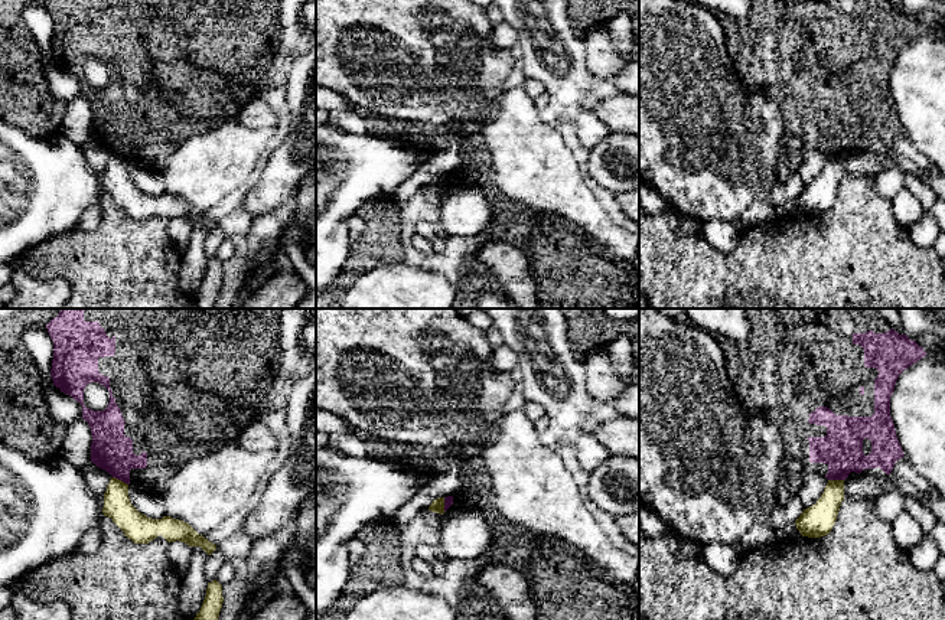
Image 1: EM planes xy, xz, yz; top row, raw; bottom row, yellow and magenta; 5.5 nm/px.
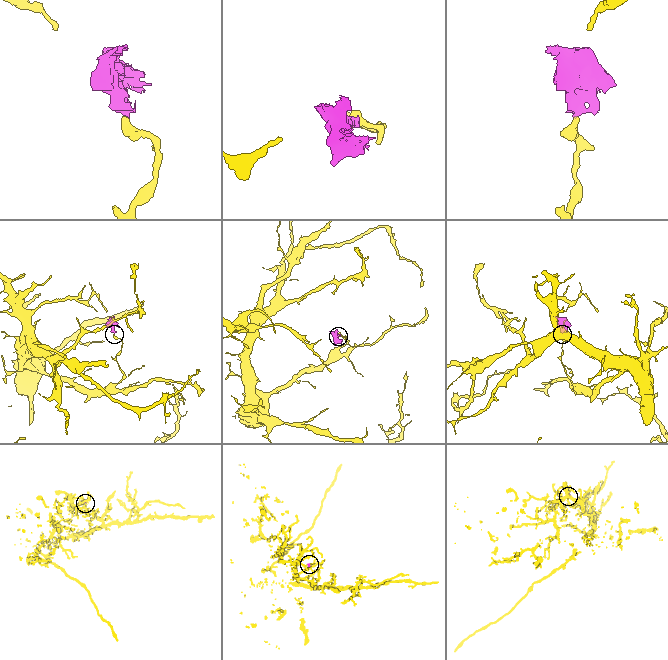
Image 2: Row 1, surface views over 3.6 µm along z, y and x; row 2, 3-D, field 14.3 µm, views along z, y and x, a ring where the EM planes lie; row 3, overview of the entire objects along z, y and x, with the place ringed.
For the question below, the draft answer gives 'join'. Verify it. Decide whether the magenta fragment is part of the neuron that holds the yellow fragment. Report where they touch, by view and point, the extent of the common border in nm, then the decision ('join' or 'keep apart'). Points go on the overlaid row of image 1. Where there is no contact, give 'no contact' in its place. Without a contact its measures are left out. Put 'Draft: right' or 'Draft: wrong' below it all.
xy (120, 480) | 100 nm | keep apart
Draft: wrong

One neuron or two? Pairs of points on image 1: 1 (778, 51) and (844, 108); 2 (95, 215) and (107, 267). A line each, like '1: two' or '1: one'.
1: one
2: two

